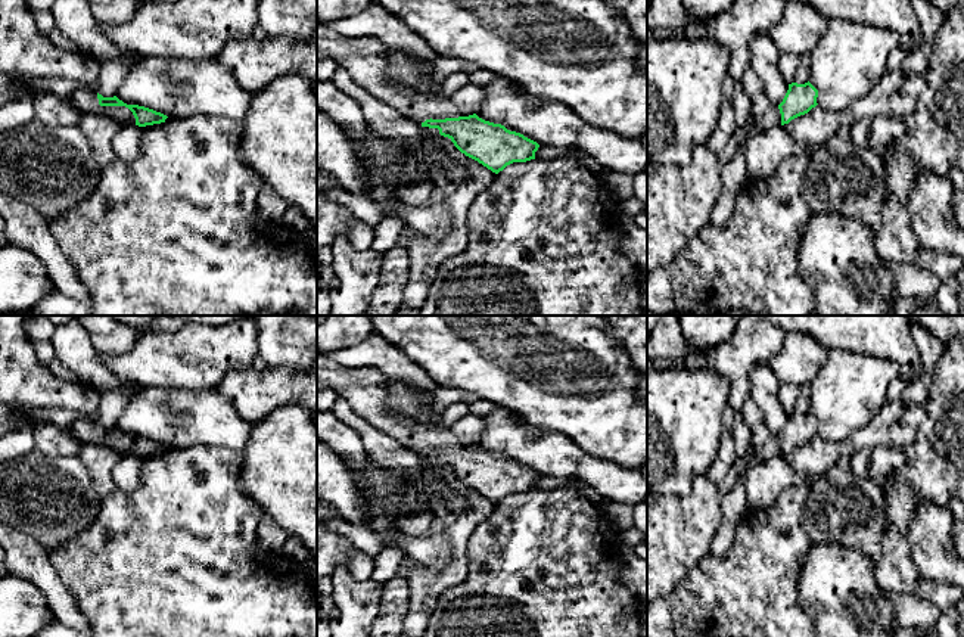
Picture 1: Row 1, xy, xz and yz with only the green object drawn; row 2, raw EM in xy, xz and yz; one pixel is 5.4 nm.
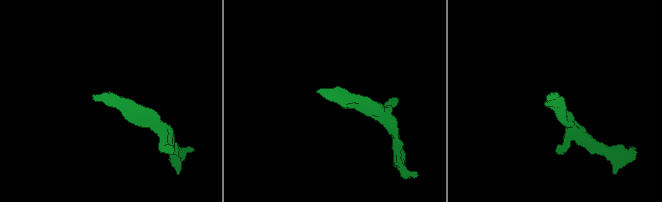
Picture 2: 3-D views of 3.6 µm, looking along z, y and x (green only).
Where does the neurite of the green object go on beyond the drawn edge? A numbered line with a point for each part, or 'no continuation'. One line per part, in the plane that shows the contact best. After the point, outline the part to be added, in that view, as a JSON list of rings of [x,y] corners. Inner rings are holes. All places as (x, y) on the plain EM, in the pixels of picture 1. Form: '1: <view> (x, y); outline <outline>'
1: xy (84, 429); outline [[[81,416],[69,429],[69,432],[83,444],[96,444],[109,447],[119,453],[122,457],[136,456],[133,442],[125,436],[100,436],[97,423],[93,417]]]

